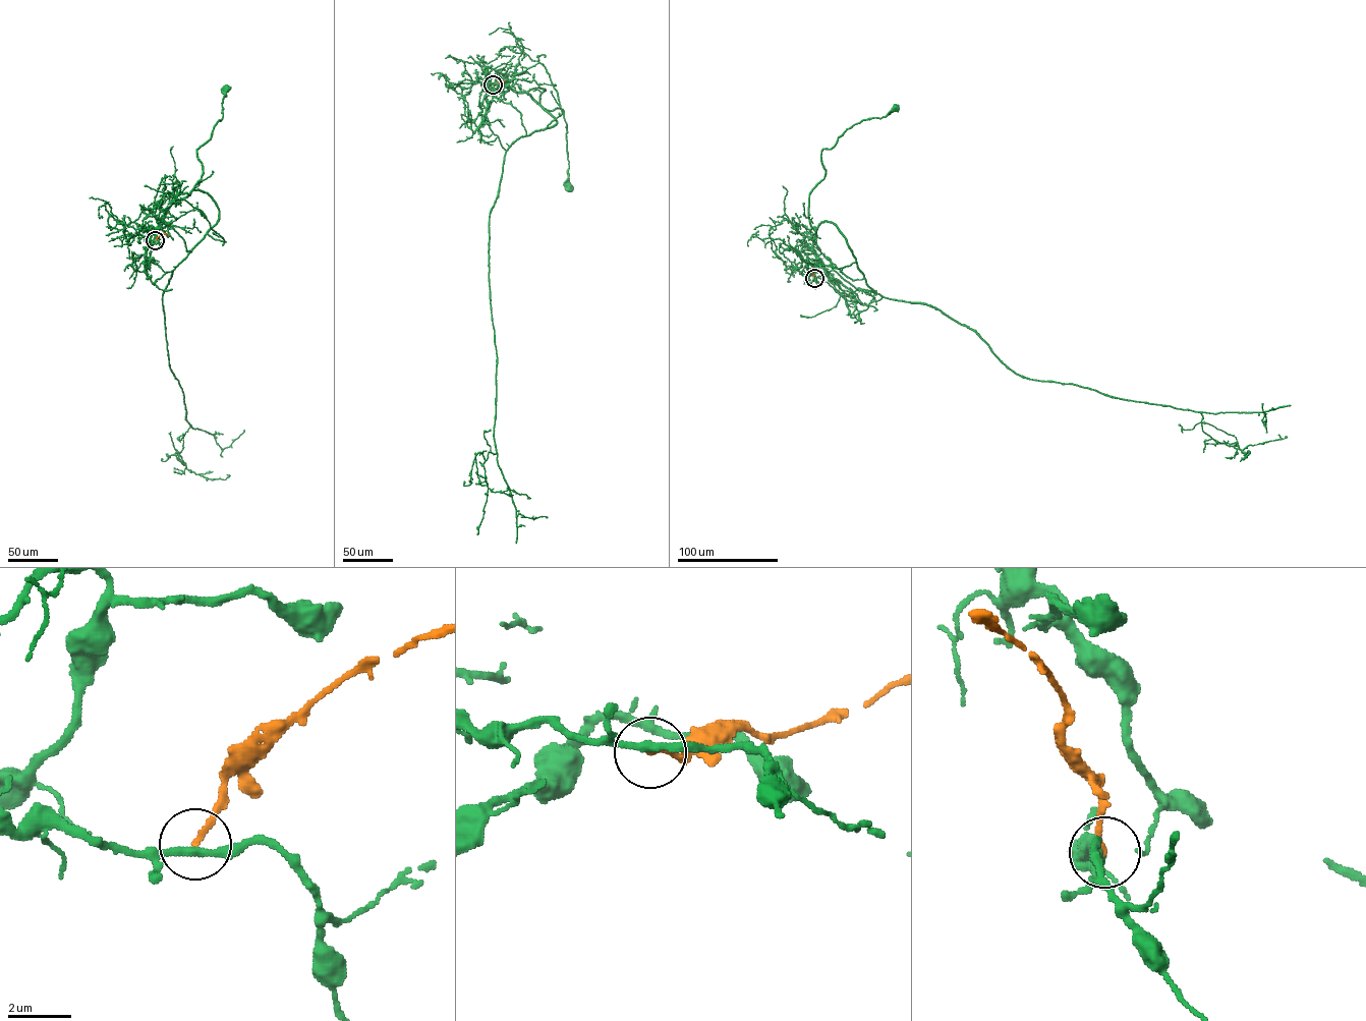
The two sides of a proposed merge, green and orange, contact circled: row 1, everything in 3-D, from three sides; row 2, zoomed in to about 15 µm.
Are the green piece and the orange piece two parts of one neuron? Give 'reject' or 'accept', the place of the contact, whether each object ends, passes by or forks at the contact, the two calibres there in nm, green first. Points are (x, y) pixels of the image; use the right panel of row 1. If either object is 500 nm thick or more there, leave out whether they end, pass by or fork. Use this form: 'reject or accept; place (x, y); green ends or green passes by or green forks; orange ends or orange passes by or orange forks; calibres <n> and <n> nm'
reject; place (814, 278); green passes by; orange ends; calibres 240 and 180 nm

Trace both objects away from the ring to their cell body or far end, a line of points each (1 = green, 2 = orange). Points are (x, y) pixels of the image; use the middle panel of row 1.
1: (493, 83), (477, 82), (498, 91), (504, 88), (526, 93), (543, 89), (539, 104), (564, 112), (569, 188)
2: (493, 83), (505, 80)

